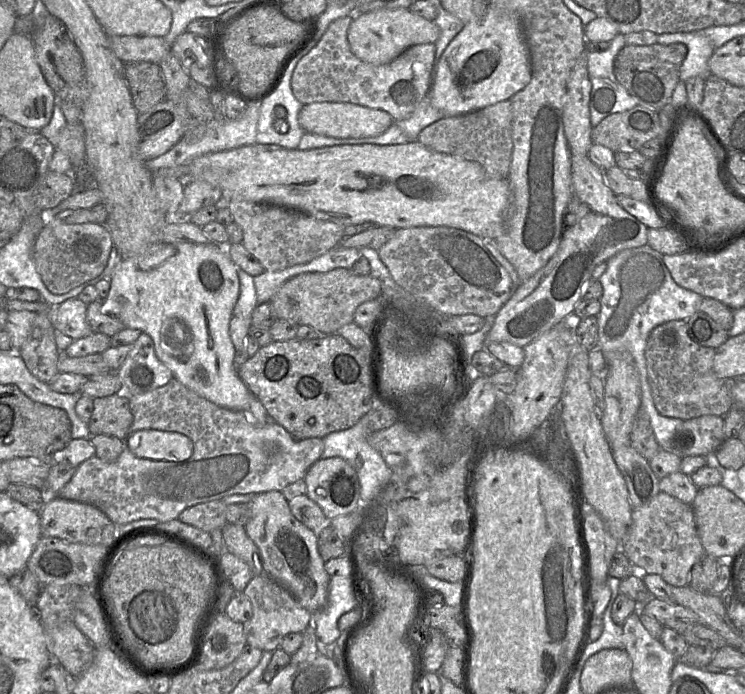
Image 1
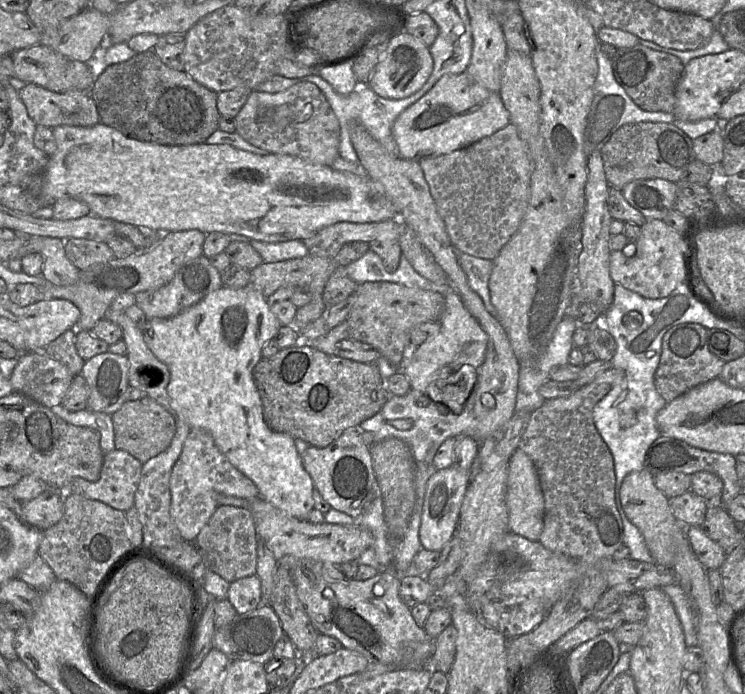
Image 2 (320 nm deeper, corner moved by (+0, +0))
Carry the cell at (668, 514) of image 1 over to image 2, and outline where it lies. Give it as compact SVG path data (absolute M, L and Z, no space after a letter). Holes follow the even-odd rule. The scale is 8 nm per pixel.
M686 527L685 535L702 566L707 571L720 570L727 558L727 554L720 545L708 537L703 527Z

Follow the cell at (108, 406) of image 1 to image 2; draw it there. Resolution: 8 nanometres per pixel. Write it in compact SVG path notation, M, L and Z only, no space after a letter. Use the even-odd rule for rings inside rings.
M148 397L125 402L111 419L116 449L128 452L142 464L166 450L176 432L175 417Z

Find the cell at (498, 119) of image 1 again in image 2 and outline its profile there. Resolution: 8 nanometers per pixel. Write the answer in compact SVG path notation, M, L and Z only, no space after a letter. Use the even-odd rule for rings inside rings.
M509 123L503 129L463 149L445 155L424 157L418 163L453 247L459 253L494 260L519 229L529 200L533 162L530 150L516 126Z

